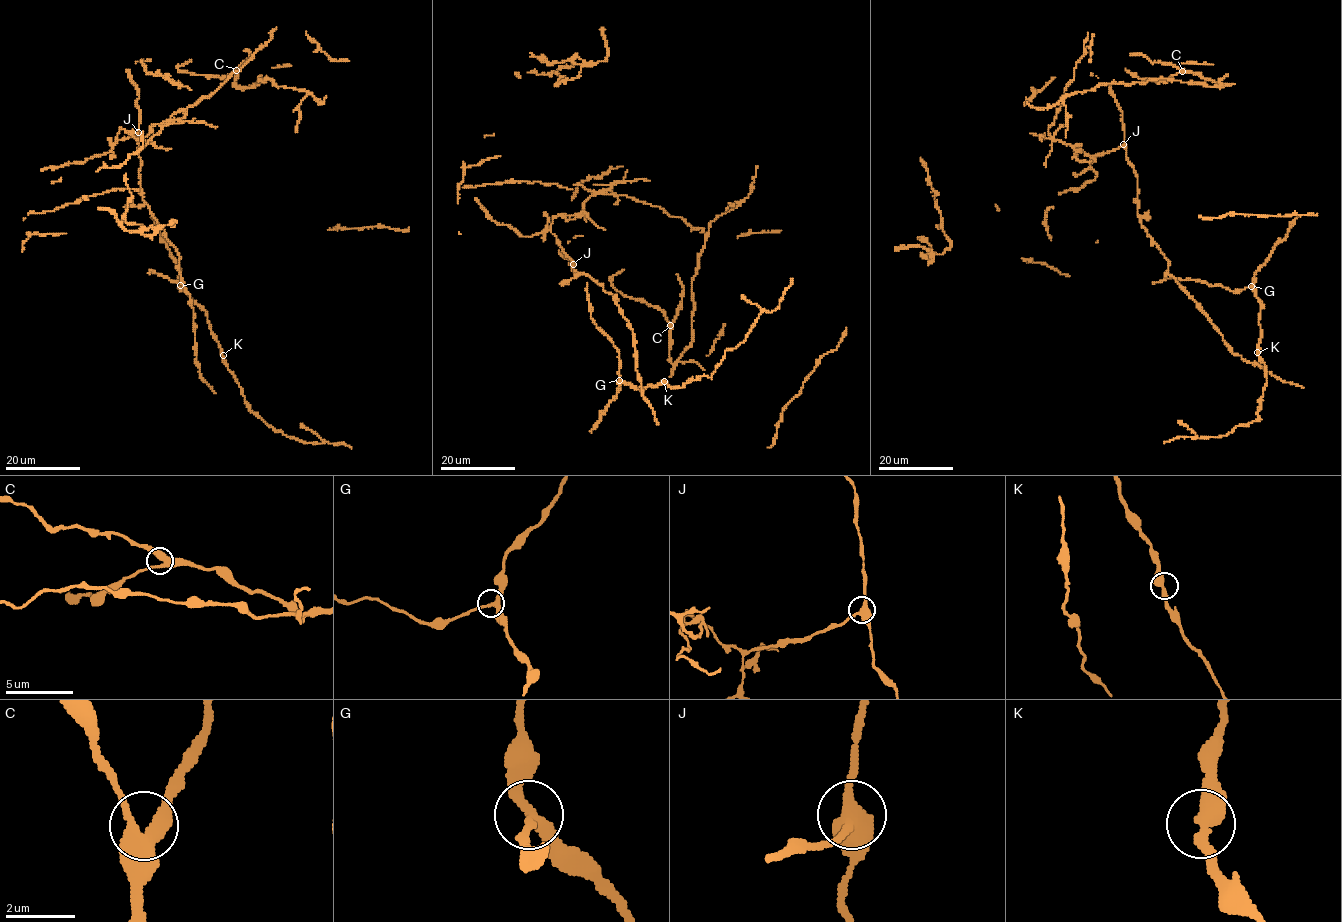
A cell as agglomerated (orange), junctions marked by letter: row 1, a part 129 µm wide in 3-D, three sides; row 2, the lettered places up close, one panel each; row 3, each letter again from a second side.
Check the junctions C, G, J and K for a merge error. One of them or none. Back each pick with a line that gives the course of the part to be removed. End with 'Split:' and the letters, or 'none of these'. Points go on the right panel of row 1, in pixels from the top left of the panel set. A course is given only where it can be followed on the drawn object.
Split: J

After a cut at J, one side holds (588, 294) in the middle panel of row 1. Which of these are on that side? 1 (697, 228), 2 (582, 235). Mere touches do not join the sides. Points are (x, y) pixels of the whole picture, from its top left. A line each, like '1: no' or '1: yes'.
1: no
2: yes

